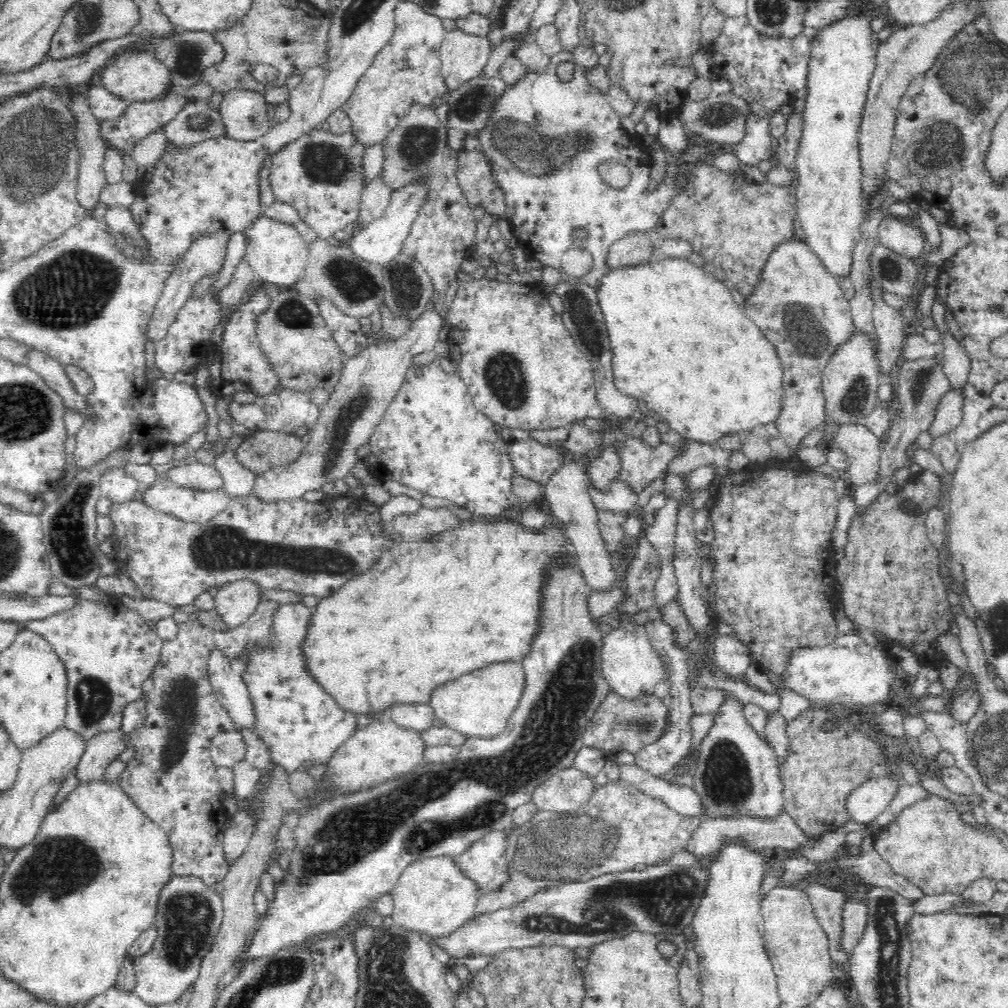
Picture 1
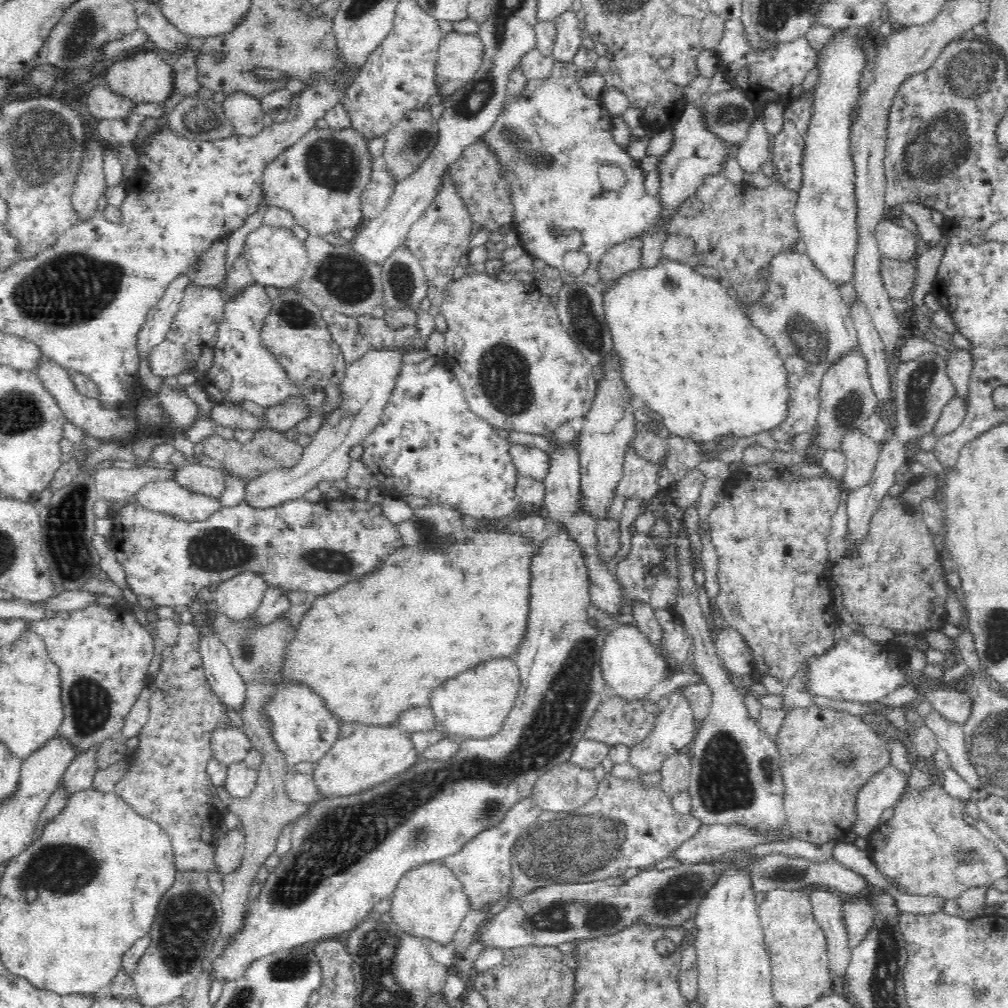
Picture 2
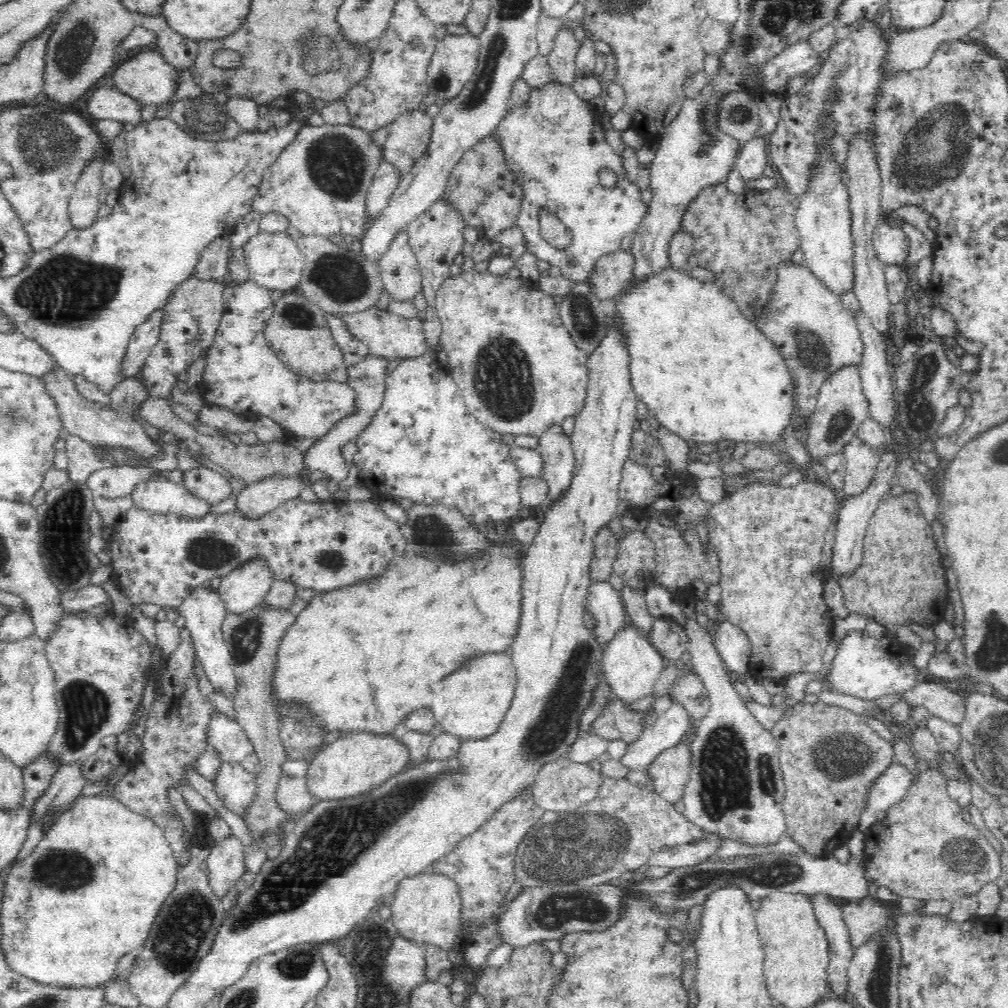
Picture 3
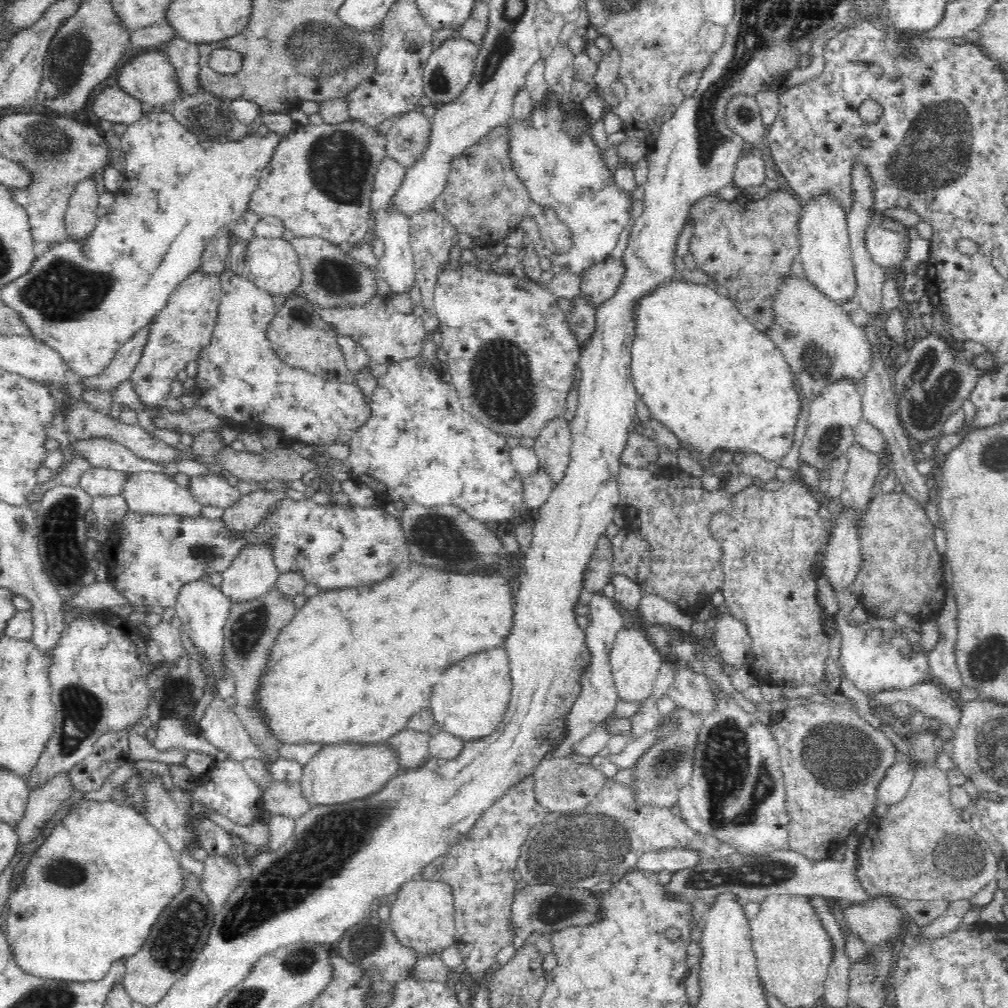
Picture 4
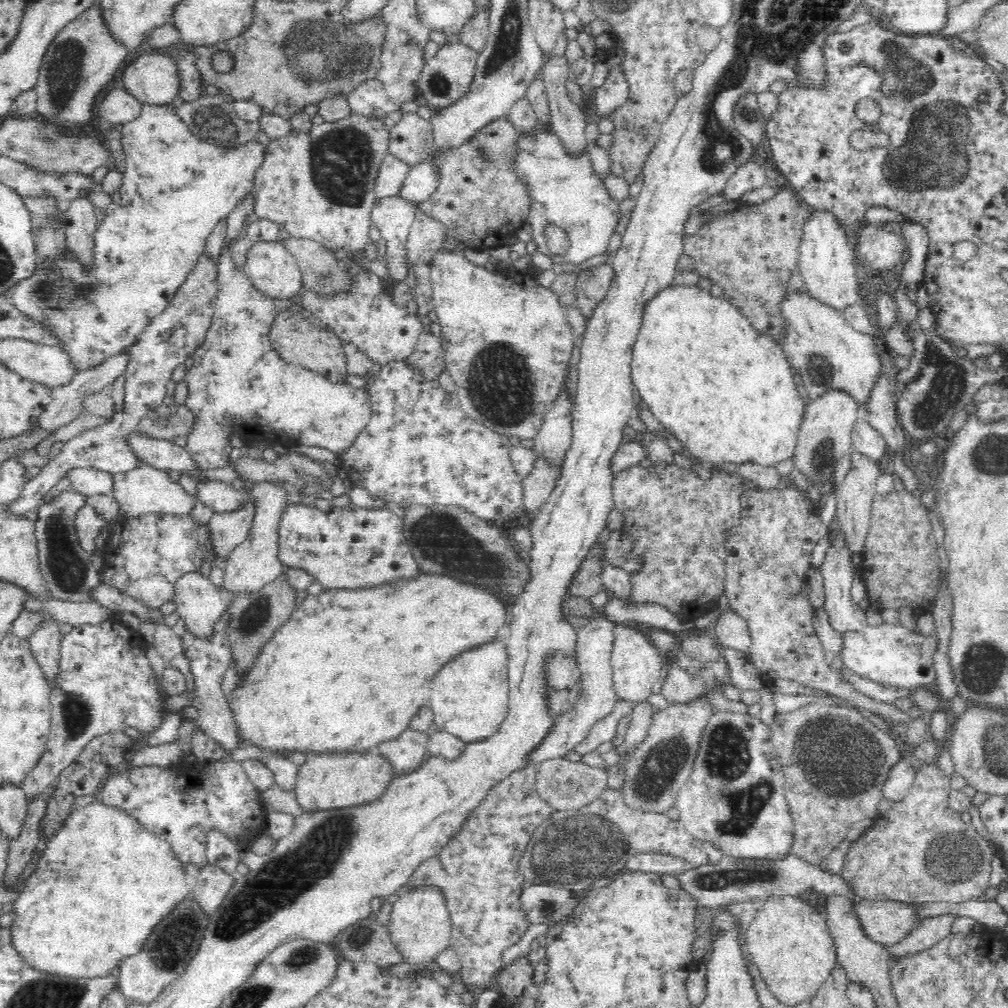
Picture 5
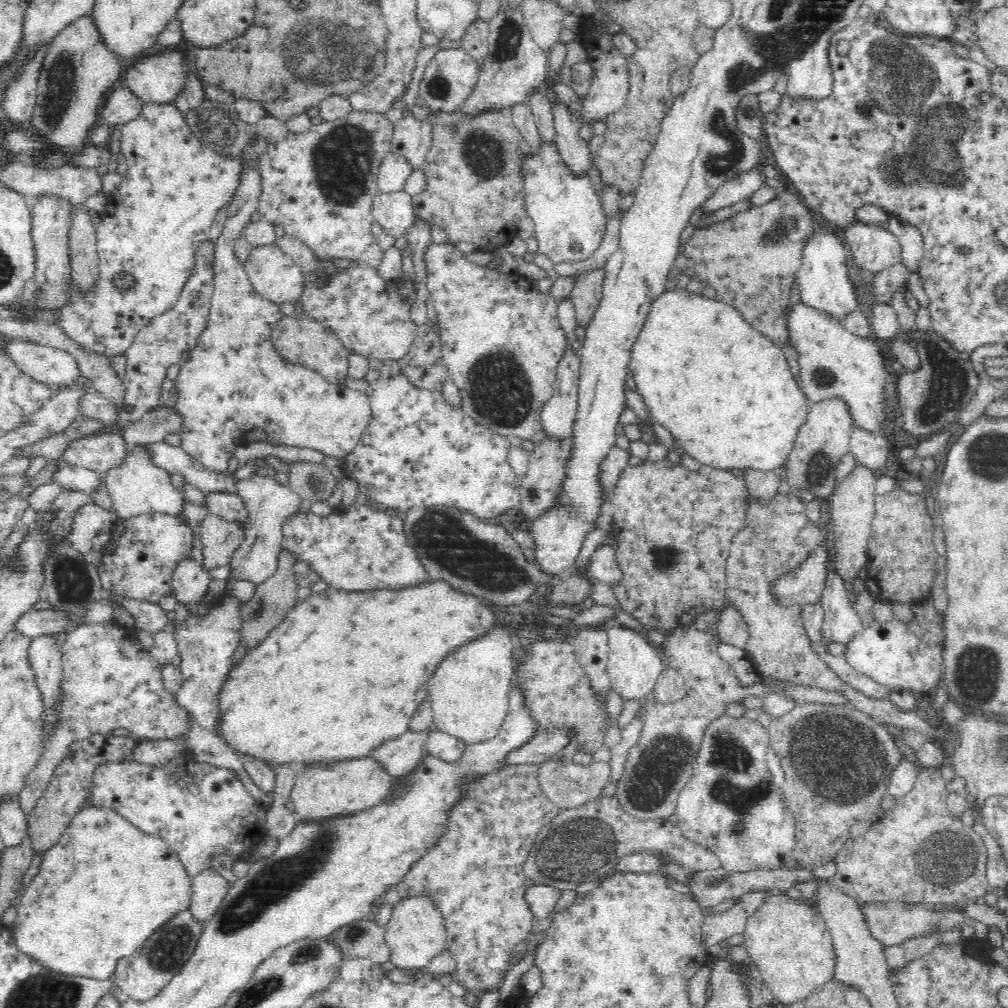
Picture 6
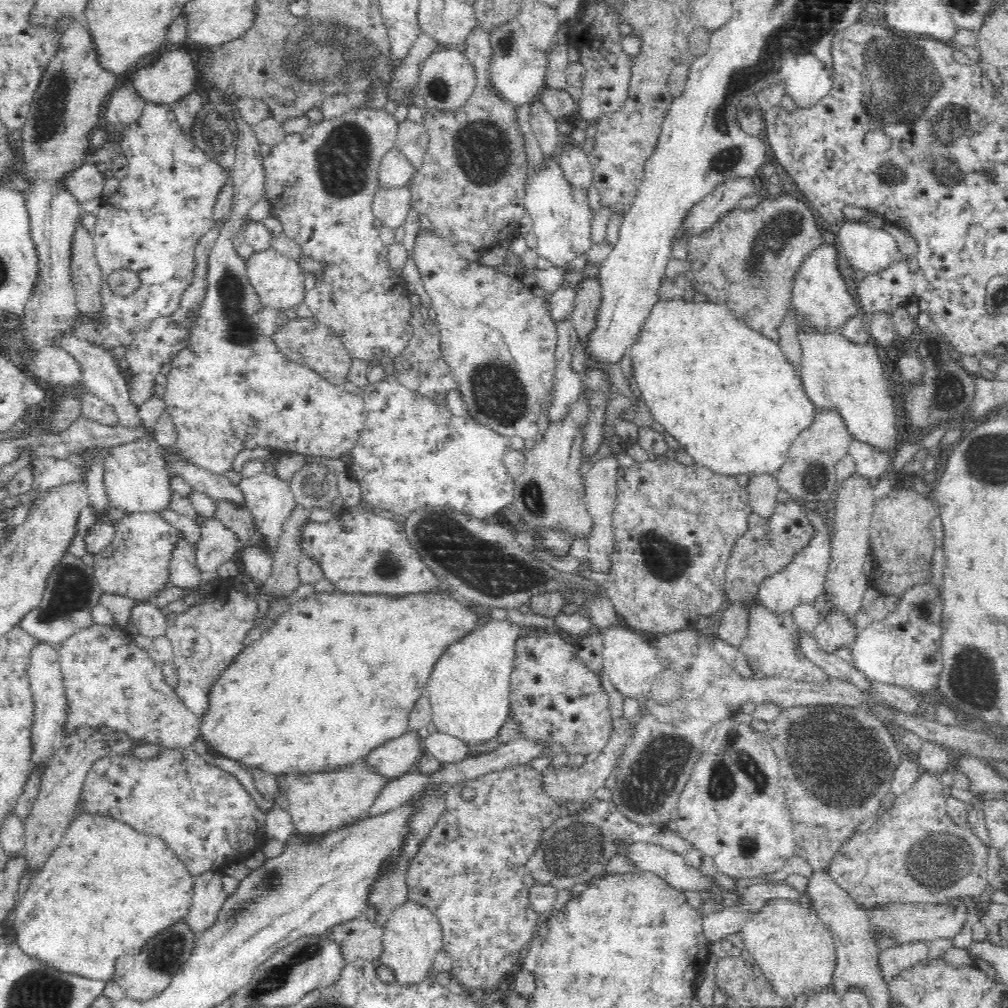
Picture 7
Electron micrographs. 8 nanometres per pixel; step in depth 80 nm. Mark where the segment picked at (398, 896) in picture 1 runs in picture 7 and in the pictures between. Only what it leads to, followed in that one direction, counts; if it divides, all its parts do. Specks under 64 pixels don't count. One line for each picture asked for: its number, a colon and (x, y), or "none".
2: (428, 902)
3: (424, 909)
4: (421, 917)
5: (419, 927)
6: (415, 934)
7: (411, 938)

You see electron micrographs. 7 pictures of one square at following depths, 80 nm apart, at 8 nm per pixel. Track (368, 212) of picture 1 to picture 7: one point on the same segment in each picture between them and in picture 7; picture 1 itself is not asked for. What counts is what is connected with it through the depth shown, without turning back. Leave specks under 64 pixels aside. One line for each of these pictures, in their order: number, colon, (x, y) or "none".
2: (378, 191)
3: (387, 177)
4: (390, 174)
5: (392, 172)
6: (394, 170)
7: (395, 170)

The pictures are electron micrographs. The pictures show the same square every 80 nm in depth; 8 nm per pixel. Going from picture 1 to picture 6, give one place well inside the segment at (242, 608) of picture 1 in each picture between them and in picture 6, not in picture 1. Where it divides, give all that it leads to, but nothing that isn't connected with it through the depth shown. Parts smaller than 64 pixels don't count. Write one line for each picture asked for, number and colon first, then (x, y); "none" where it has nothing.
2: (238, 596)
3: (246, 585)
4: (252, 571)
5: (256, 561)
6: (270, 503)

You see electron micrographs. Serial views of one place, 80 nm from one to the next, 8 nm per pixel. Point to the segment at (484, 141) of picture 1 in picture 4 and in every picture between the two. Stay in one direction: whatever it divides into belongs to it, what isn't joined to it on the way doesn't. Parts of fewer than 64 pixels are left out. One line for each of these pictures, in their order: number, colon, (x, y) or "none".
2: (550, 140)
3: (555, 147)
4: (570, 177)

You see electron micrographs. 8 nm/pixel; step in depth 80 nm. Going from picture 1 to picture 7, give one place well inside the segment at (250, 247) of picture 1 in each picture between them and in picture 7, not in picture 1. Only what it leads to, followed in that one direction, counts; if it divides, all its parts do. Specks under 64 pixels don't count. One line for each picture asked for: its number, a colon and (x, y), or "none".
2: (275, 257)
3: (274, 261)
4: (271, 264)
5: (273, 271)
6: (276, 277)
7: (278, 281)

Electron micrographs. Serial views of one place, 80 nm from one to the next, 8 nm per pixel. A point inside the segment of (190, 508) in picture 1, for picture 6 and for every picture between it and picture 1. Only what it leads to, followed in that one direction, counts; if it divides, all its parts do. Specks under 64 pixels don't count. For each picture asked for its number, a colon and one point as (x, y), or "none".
2: (170, 497)
3: (158, 494)
4: (145, 492)
5: (143, 489)
6: (137, 485)

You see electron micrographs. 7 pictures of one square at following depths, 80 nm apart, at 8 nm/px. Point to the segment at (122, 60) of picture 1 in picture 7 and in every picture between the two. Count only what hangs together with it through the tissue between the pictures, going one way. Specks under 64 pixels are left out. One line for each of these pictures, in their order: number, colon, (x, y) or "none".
2: (146, 79)
3: (149, 78)
4: (150, 77)
5: (153, 77)
6: (159, 79)
7: (172, 76)

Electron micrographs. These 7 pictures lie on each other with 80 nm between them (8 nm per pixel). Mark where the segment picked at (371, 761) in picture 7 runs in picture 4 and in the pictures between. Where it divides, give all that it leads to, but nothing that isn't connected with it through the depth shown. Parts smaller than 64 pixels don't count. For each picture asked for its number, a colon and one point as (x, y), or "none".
4: (411, 747)
5: (406, 752)
6: (399, 757)

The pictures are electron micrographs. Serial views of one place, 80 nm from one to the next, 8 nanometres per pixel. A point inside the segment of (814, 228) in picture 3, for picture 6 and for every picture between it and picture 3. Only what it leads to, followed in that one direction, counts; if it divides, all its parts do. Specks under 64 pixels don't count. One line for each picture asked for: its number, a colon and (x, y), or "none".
4: (825, 253)
5: (826, 264)
6: (823, 284)

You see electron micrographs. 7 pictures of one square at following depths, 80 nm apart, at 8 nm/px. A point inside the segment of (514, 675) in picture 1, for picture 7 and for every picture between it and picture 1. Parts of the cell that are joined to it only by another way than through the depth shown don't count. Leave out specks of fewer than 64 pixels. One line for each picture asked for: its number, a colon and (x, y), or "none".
2: (474, 707)
3: (471, 702)
4: (470, 703)
5: (481, 672)
6: (469, 692)
7: (468, 688)

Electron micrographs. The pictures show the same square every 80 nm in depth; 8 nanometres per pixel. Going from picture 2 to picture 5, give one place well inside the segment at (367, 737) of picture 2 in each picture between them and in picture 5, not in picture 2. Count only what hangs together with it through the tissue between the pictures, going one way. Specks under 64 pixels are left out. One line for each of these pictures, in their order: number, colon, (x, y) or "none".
3: (357, 763)
4: (339, 774)
5: (324, 783)

